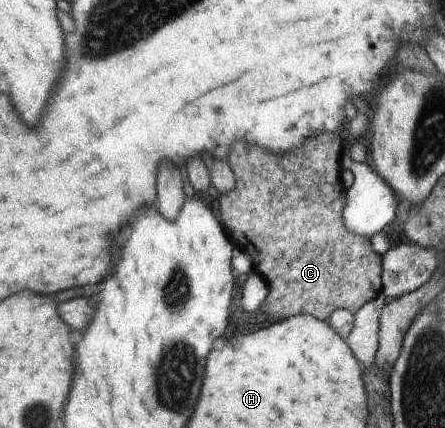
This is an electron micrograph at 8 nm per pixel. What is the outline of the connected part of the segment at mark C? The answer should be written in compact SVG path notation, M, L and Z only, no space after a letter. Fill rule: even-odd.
M326 132L310 138L300 149L282 155L282 159L280 155L250 143L236 143L230 151L230 165L237 186L234 191L221 196L220 219L223 219L230 239L254 256L253 267L270 288L260 310L272 319L285 320L308 314L327 322L336 309L346 308L355 314L382 292L383 254L374 253L370 238L352 233L343 220L347 203L342 163L345 149L340 135Z

